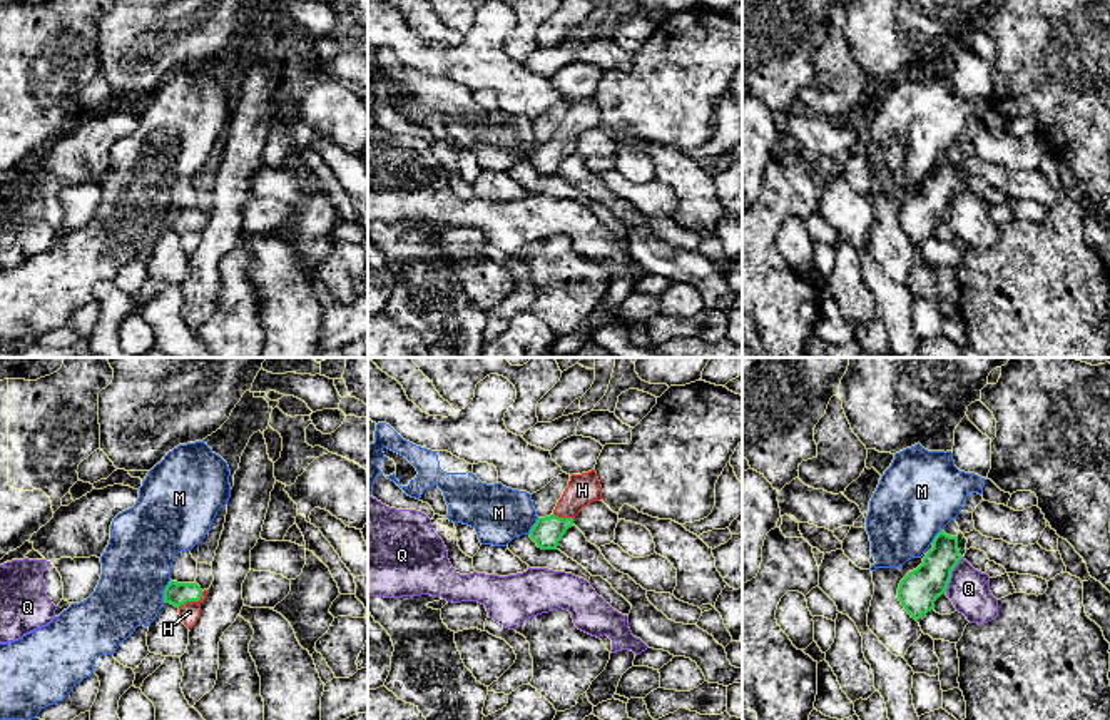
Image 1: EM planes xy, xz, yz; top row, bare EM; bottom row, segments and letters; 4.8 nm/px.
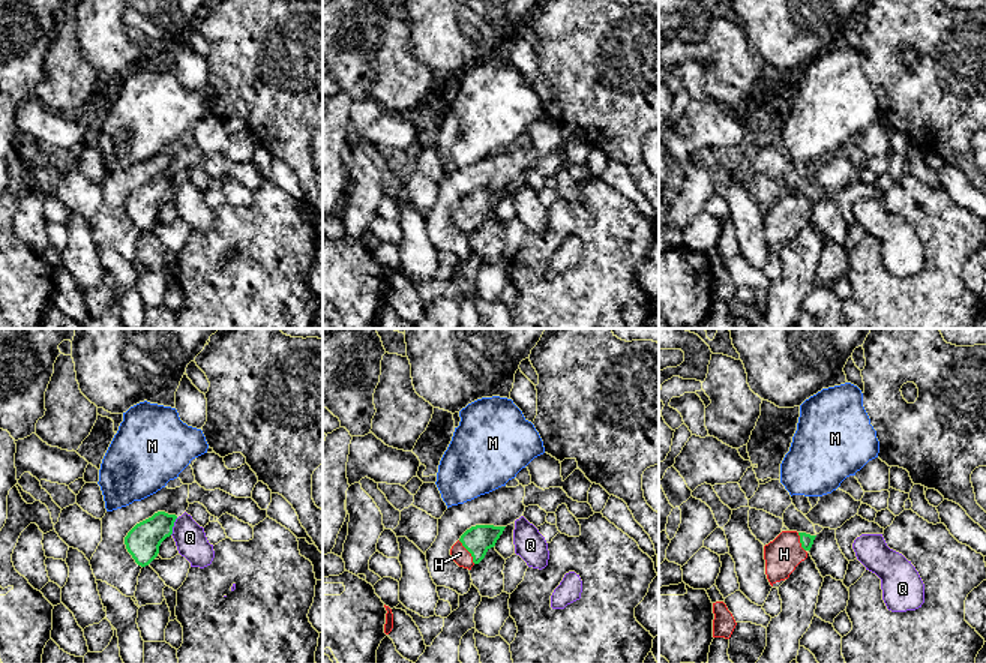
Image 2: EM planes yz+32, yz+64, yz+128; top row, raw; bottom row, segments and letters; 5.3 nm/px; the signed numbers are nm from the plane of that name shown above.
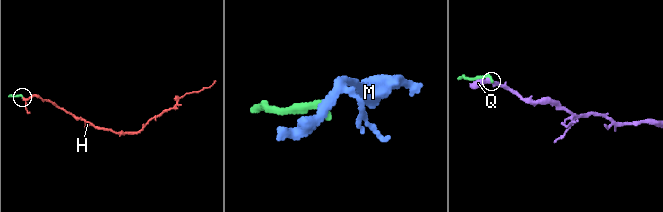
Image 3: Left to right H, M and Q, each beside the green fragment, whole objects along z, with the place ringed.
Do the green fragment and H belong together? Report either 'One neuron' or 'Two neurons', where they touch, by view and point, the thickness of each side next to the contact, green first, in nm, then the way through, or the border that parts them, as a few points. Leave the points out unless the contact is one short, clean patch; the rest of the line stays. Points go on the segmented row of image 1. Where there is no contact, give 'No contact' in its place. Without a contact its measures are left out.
One neuron. Touches green at xy (191, 600). Thickness 110 nm (green) against 90 nm. Path across: xy (176, 593), (191, 600), (189, 612)

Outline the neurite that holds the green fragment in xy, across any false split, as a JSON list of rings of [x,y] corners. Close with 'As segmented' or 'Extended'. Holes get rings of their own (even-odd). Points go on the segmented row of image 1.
[[[169,581],[164,590],[164,603],[171,603],[187,628],[192,628],[201,613],[201,603],[206,600],[207,590],[201,590],[197,583]]]. Extended

